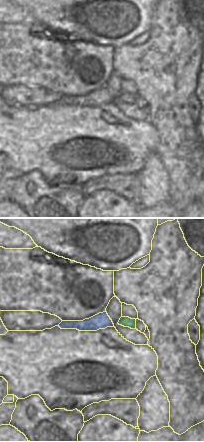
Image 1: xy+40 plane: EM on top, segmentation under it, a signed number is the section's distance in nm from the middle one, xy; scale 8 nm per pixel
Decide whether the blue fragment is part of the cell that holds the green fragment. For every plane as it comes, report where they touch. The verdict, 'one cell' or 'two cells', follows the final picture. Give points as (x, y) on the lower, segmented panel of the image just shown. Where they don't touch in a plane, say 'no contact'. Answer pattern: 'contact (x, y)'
no contact

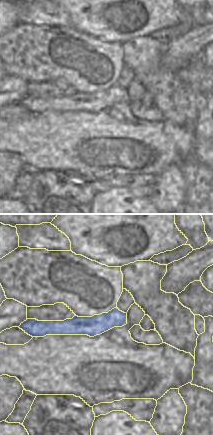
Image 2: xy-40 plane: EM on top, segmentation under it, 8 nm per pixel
no contact

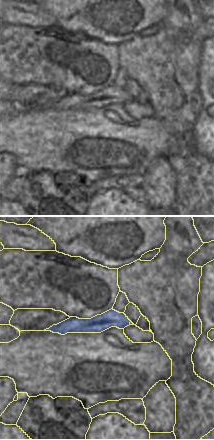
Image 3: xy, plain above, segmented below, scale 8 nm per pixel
contact (130, 323)

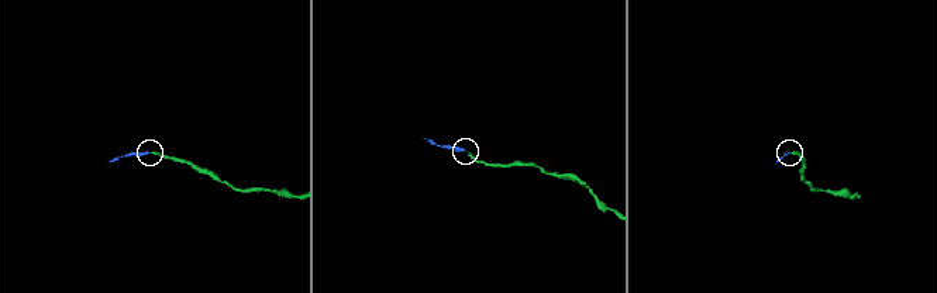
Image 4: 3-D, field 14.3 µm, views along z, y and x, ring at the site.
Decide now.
one cell

